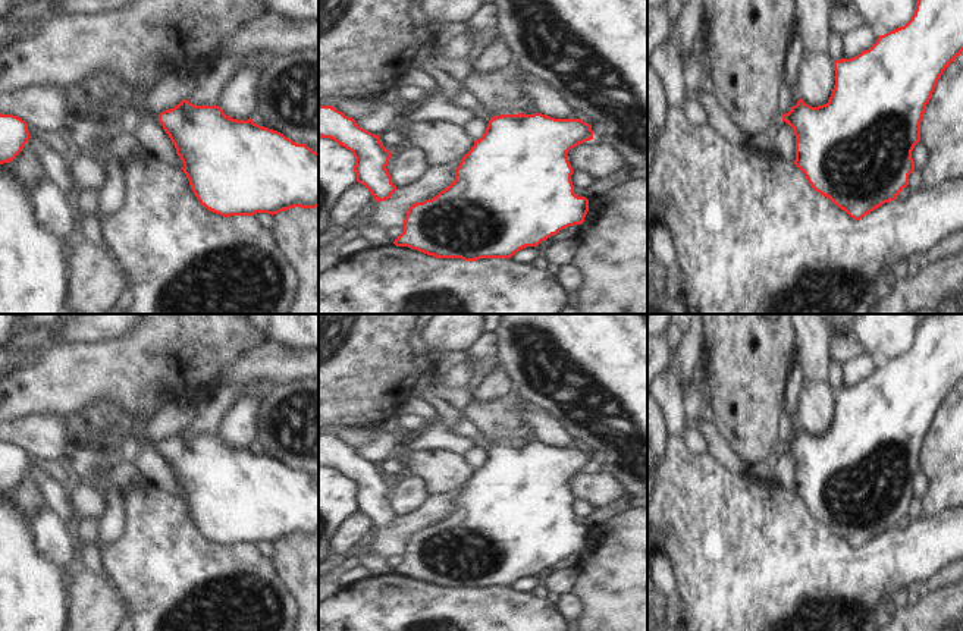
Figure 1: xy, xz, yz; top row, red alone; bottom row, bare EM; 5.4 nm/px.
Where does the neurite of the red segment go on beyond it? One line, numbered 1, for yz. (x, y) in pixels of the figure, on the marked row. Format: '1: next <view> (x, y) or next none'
1: next yz (778, 119)

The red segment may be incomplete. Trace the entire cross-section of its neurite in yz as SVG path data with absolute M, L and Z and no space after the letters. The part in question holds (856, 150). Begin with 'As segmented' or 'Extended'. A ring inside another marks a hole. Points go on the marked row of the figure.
Extended. M917 0L915 15L904 26L879 35L869 50L851 59L835 60L835 85L826 104L812 107L800 98L788 113L780 113L774 119L781 128L787 123L793 128L794 164L804 173L810 186L854 220L897 200L915 170L912 151L920 141L920 122L926 104L932 98L938 79L962 51L963 0Z

